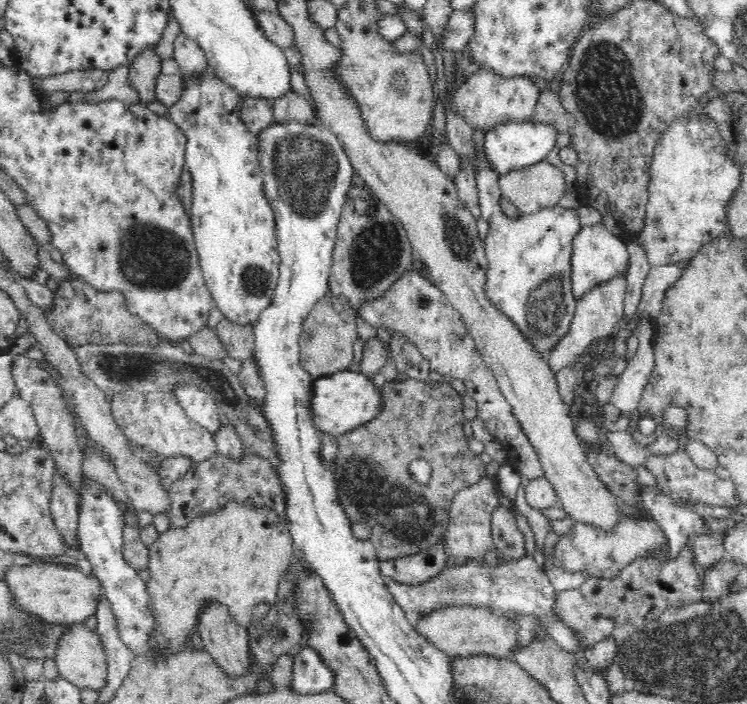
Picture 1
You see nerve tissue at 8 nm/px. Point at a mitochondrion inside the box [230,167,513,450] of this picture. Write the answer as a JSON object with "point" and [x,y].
{"point":[377,249]}

